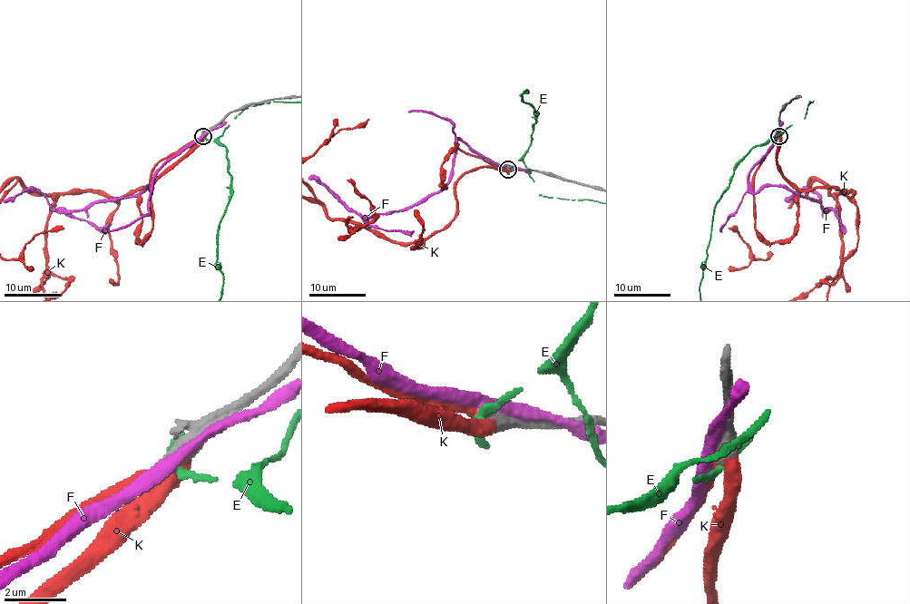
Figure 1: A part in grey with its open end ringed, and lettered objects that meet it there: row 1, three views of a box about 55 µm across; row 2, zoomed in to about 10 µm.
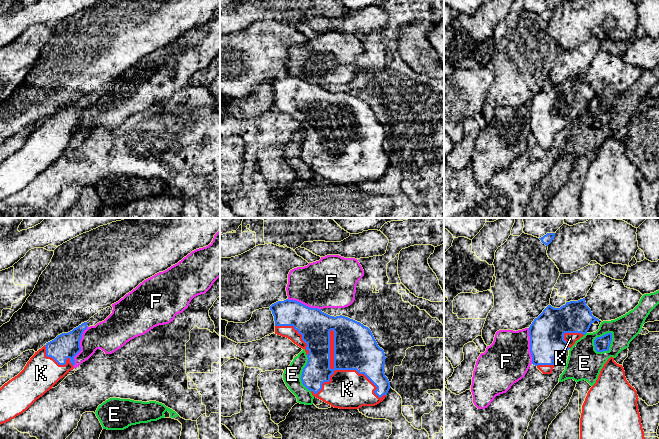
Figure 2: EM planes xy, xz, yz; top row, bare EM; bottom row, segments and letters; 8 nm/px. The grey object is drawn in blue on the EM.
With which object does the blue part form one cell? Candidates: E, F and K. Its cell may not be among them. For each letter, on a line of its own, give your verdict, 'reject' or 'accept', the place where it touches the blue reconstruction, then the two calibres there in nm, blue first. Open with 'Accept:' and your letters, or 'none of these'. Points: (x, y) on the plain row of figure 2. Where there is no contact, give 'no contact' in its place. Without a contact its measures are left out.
Accept: K
E: reject | yz (609, 122) | 120/280 nm
F: reject | xy (79, 122) | 200/260 nm
K: accept | xz (344, 145) | 360/320 nm

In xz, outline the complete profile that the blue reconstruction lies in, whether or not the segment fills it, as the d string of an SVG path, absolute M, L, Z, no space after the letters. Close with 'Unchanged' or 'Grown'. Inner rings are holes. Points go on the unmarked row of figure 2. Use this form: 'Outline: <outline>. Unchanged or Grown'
Outline: M286 75L272 80L270 83L275 97L275 110L290 115L304 125L308 134L303 144L302 160L312 171L331 183L339 185L359 185L362 182L375 182L382 178L390 163L384 149L385 129L380 124L371 106L345 92L330 92L318 84L310 84L298 77Z. Grown

